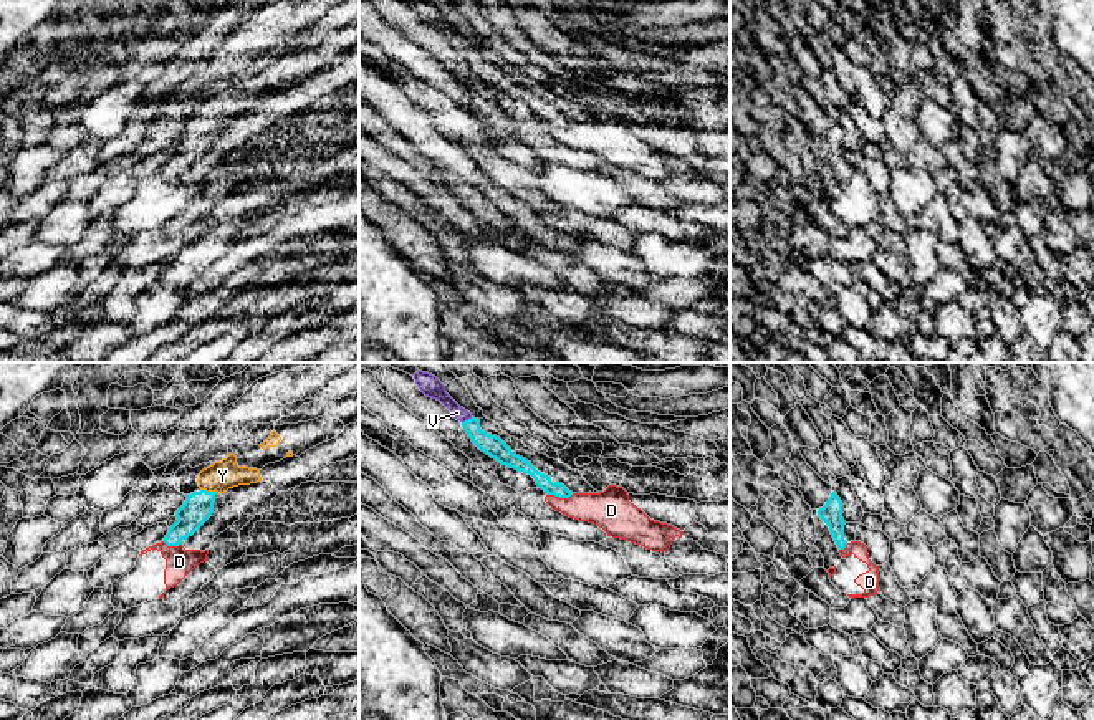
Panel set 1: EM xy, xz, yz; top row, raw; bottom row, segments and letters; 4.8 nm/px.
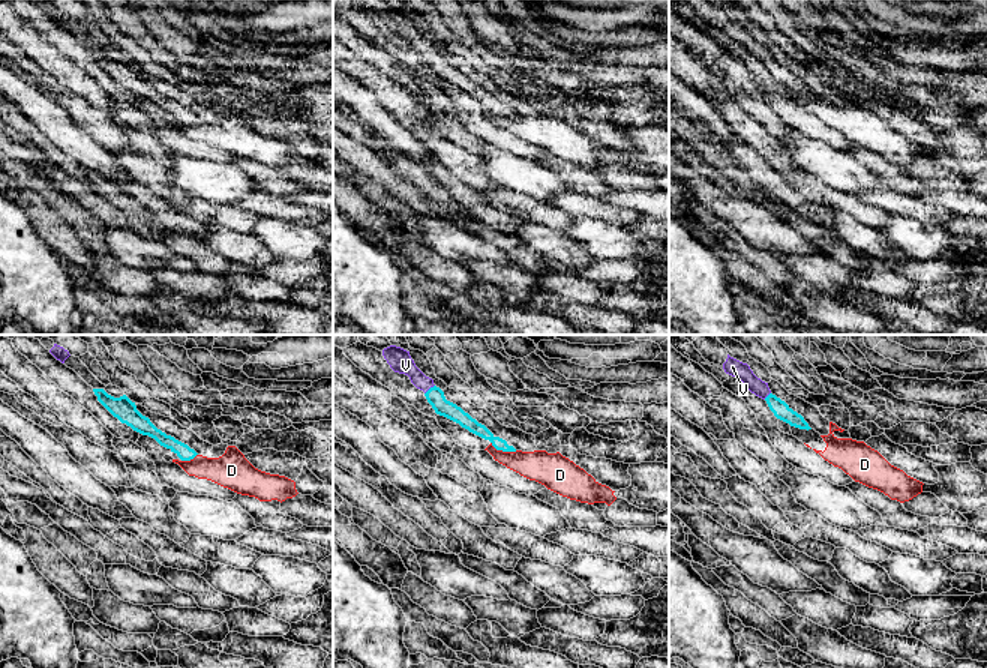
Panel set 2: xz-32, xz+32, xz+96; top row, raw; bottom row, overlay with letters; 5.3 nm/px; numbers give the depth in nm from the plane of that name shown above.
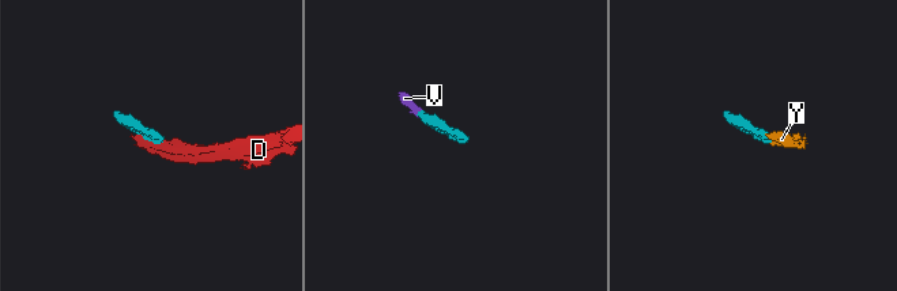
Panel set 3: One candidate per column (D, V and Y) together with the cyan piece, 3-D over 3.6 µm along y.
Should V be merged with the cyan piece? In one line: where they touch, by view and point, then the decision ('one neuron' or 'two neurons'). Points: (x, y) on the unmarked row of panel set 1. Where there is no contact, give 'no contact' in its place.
xz (469, 48) | one neuron

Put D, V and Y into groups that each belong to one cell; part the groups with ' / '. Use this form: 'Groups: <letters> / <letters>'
Groups: D / V Y

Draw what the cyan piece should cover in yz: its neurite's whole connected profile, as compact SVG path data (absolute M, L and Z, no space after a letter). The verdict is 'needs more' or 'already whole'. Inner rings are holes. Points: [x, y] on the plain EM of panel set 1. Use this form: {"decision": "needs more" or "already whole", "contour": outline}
{"decision": "already whole", "contour": "M832 121L826 134L818 139L818 146L829 156L837 177L844 179L847 174L844 169L846 151L842 147L842 131L836 121Z"}

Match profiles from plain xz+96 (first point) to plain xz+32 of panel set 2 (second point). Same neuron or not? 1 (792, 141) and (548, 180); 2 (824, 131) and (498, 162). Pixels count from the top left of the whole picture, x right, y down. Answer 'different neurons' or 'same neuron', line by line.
1: same neuron
2: different neurons

